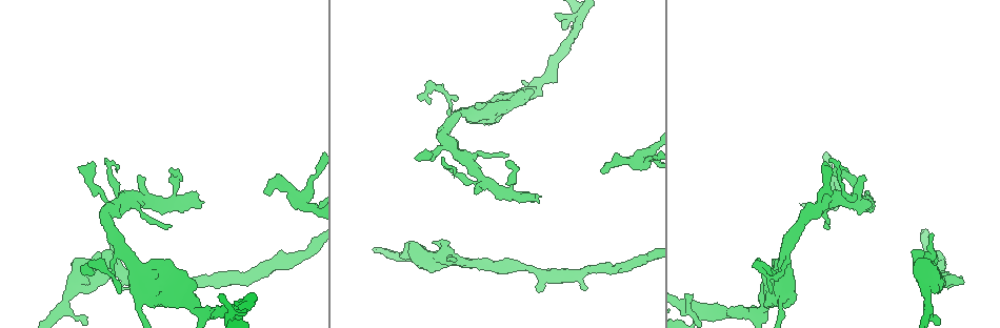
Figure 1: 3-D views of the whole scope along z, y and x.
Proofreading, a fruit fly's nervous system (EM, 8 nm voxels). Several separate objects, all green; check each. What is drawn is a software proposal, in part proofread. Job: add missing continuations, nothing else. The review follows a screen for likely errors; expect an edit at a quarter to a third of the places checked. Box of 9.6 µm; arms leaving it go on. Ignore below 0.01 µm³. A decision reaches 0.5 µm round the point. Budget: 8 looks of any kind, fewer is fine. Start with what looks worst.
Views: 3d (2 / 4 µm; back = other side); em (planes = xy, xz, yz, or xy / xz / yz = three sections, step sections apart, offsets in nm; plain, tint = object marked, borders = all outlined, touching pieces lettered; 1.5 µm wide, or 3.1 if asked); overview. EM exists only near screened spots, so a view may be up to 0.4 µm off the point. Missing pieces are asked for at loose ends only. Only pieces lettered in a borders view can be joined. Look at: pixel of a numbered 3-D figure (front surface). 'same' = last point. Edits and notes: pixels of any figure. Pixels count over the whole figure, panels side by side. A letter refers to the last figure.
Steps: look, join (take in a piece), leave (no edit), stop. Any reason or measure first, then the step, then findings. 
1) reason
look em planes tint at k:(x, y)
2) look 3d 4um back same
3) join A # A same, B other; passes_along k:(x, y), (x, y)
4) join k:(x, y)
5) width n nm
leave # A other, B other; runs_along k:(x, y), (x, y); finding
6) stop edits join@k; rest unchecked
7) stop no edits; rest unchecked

branch stops here
look 3d 2um back at 1:(604, 170)

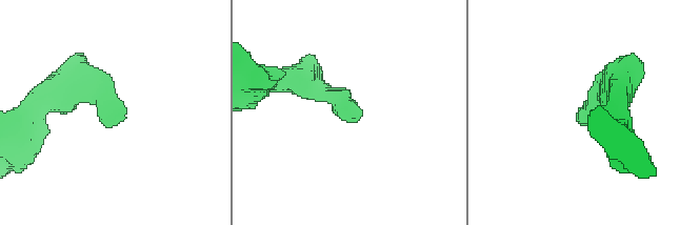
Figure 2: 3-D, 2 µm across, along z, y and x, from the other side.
look em planes borders at 2:(586, 123)

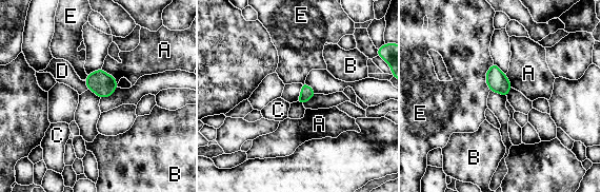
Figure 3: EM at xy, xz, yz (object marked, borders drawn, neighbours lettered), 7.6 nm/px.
leave # A other, B other, C other, D other, E other; border 3:(102, 66), (116, 79), (117, 83); no lettered piece goes on from it

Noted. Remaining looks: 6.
free end
look em yz step 8 tint at 1:(455, 262)

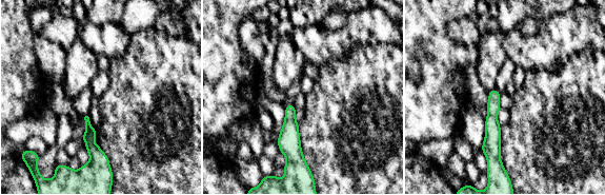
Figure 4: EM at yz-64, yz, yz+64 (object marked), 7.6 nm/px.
look em yz step 8 borders same

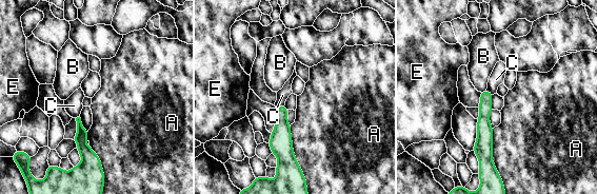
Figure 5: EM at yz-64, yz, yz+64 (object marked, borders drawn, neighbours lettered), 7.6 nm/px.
leave # A other, B other, C other, E other; border 5:(284, 103), (276, 108); no lettered piece goes on from it

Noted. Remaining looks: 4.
branch stops here
look em planes borders at 1:(961, 275)

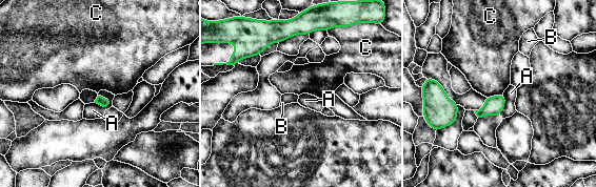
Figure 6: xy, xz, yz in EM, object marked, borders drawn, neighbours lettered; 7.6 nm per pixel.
leave # A other, B other, C other; border 6:(112, 100), (105, 108), (94, 103); no lettered piece goes on from it

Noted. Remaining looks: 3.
stop no edits; rest unchecked

